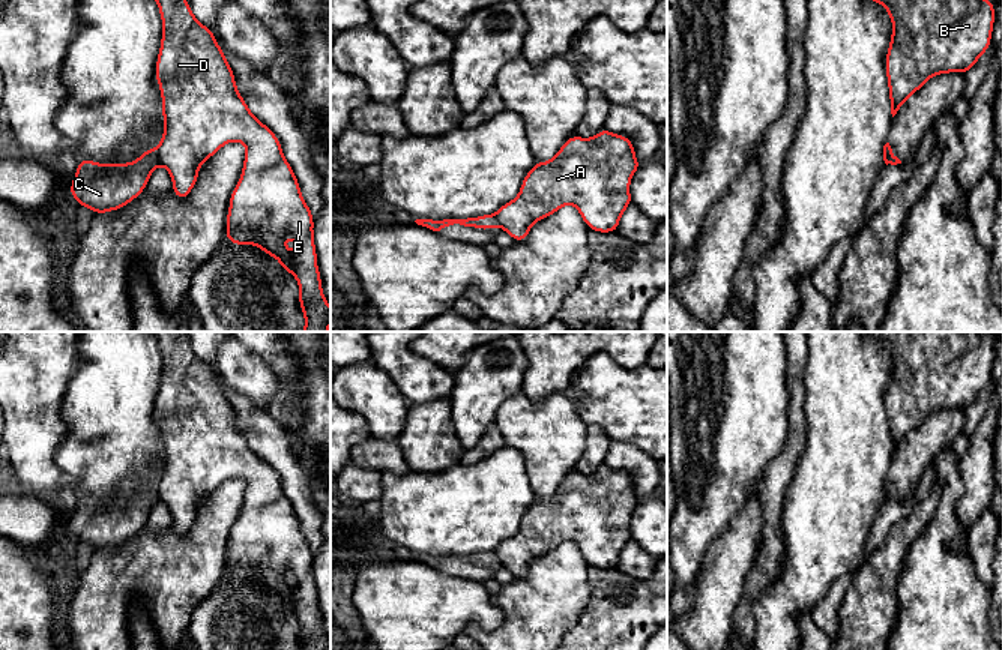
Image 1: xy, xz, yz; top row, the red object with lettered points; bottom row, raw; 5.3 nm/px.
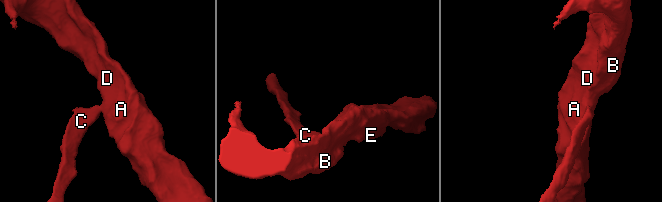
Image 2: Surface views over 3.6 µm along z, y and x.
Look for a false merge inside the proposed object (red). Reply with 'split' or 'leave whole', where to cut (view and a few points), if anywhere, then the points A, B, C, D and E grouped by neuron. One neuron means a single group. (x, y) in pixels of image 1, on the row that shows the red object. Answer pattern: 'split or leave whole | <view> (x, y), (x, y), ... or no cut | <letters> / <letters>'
split | xy (156, 149), (159, 162) | A B D E / C

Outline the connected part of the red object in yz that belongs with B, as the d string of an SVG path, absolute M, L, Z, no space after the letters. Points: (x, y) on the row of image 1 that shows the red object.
M870 0L885 6L892 21L886 78L892 117L931 77L967 74L988 50L994 26L993 0Z

